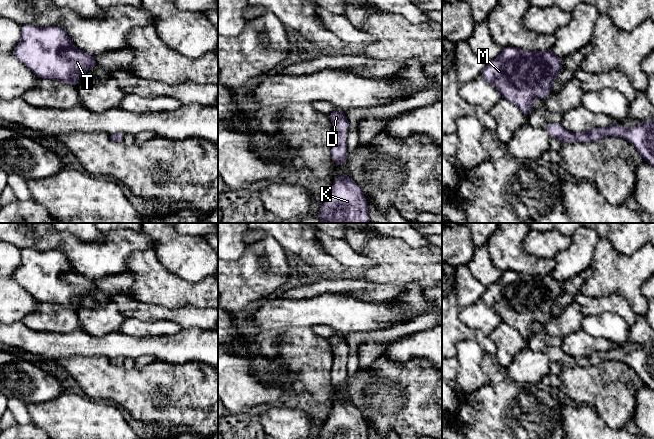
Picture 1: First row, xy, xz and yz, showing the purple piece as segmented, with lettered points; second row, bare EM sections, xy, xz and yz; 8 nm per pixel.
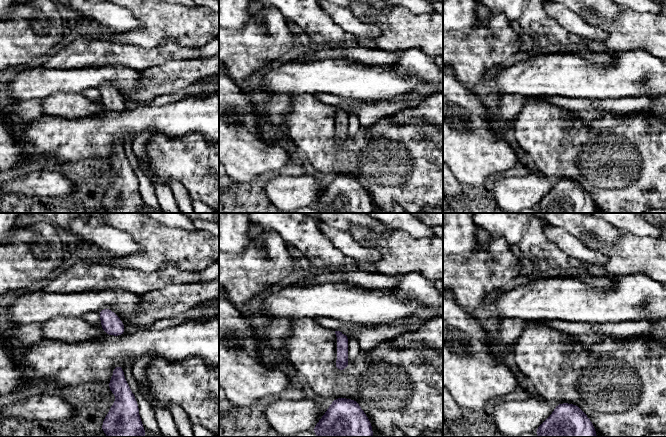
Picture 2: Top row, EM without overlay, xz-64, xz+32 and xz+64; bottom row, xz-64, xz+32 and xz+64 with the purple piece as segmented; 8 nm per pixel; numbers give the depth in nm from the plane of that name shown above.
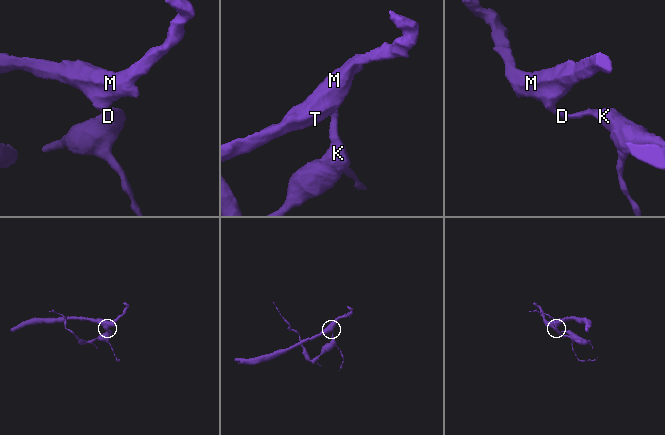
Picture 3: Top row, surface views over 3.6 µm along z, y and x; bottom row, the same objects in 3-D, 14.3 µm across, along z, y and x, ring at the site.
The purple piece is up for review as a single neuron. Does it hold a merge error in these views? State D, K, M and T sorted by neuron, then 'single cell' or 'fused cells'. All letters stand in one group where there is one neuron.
D K M T; single cell

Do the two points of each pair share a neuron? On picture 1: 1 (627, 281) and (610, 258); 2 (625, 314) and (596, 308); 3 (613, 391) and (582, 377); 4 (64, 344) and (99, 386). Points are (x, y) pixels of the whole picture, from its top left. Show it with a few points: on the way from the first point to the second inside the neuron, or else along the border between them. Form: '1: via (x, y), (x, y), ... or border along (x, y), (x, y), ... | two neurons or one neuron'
1: via (621, 275), (610, 264) | one neuron
2: via (618, 307), (603, 306) | one neuron
3: via (605, 389), (590, 385) | one neuron
4: border along (98, 355), (67, 355), (57, 361) | two neurons

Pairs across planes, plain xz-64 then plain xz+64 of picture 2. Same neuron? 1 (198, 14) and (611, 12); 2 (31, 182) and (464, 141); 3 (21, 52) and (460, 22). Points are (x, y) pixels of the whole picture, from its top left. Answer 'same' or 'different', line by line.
1: different
2: different
3: different

